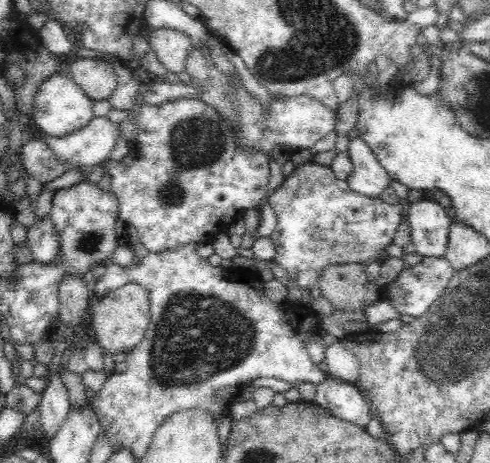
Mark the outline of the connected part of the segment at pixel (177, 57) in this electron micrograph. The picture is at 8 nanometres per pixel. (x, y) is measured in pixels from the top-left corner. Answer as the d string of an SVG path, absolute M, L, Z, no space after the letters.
M157 28L150 29L147 37L153 53L168 72L178 75L185 70L186 56L192 47L192 39L188 35L176 29Z

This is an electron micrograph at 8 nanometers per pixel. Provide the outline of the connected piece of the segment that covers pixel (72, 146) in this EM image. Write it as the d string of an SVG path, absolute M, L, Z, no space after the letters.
M94 117L85 128L72 135L63 138L44 135L42 140L49 145L49 148L62 163L68 163L75 167L92 167L111 158L111 152L121 137L122 132L118 123L112 123L108 117Z

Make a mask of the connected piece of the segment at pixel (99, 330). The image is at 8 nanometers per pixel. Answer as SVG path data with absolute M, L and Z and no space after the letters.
M132 282L106 294L99 300L93 300L89 317L90 332L106 354L128 354L143 339L150 317L147 290Z

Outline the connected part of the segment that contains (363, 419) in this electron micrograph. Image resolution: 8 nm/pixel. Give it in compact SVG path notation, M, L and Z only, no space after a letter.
M327 377L317 386L314 401L336 418L360 427L368 426L374 416L360 389L336 378Z

